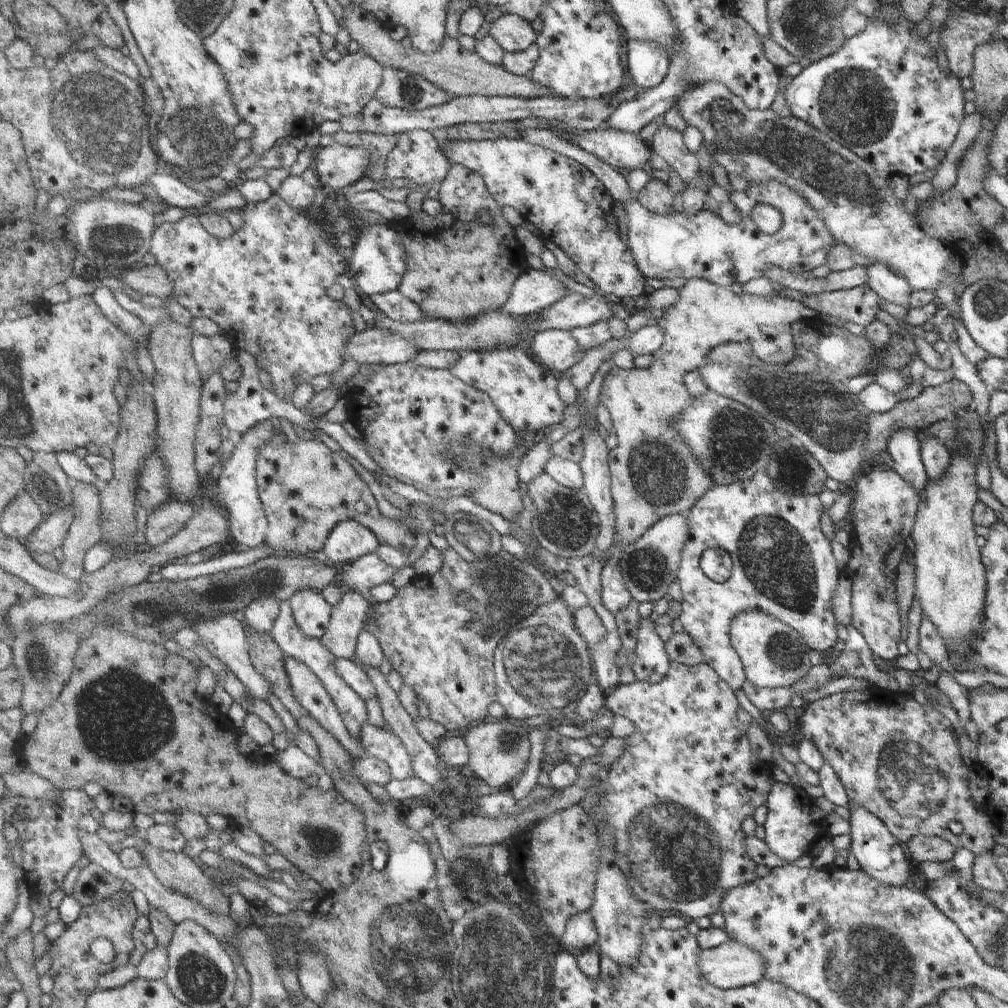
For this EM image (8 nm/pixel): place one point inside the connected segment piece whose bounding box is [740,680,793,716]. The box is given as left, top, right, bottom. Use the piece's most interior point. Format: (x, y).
(766, 700)

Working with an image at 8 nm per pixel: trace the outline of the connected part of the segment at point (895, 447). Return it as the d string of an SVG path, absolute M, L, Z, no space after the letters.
M894 428L891 436L887 438L886 448L895 470L909 486L919 494L923 486L927 484L927 475L924 471L918 441L915 438L915 429Z

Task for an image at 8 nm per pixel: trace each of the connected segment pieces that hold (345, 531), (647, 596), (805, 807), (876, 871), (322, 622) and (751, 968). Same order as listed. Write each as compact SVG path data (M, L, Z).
M356 520L340 522L329 535L322 552L335 564L347 564L380 547L377 534Z
M686 514L667 515L633 544L625 545L619 570L625 576L629 592L638 603L657 602L669 592L669 586L677 582L677 572L683 560L683 548L691 538L691 528Z
M773 781L765 801L766 816L763 822L763 842L783 862L793 862L807 855L813 844L827 835L824 810L815 804L815 800L801 789L785 783Z
M846 806L846 808L849 812L850 826L850 845L848 848L849 852L853 854L853 858L857 860L859 868L881 886L911 886L913 865L905 854L904 847L889 834L881 820L877 820L871 812L867 812L861 806L855 806L855 808Z
M305 588L290 598L297 626L309 638L323 638L331 624L333 606L315 588Z
M728 939L715 948L700 950L697 966L707 984L732 989L759 982L763 978L765 960L745 944Z

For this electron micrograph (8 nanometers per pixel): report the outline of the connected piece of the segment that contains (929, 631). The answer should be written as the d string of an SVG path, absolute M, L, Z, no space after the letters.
M921 614L917 632L919 657L923 662L923 667L929 667L933 664L939 664L945 667L948 654L945 646L943 646L943 640L937 636L937 630L933 628L933 624L923 614Z

